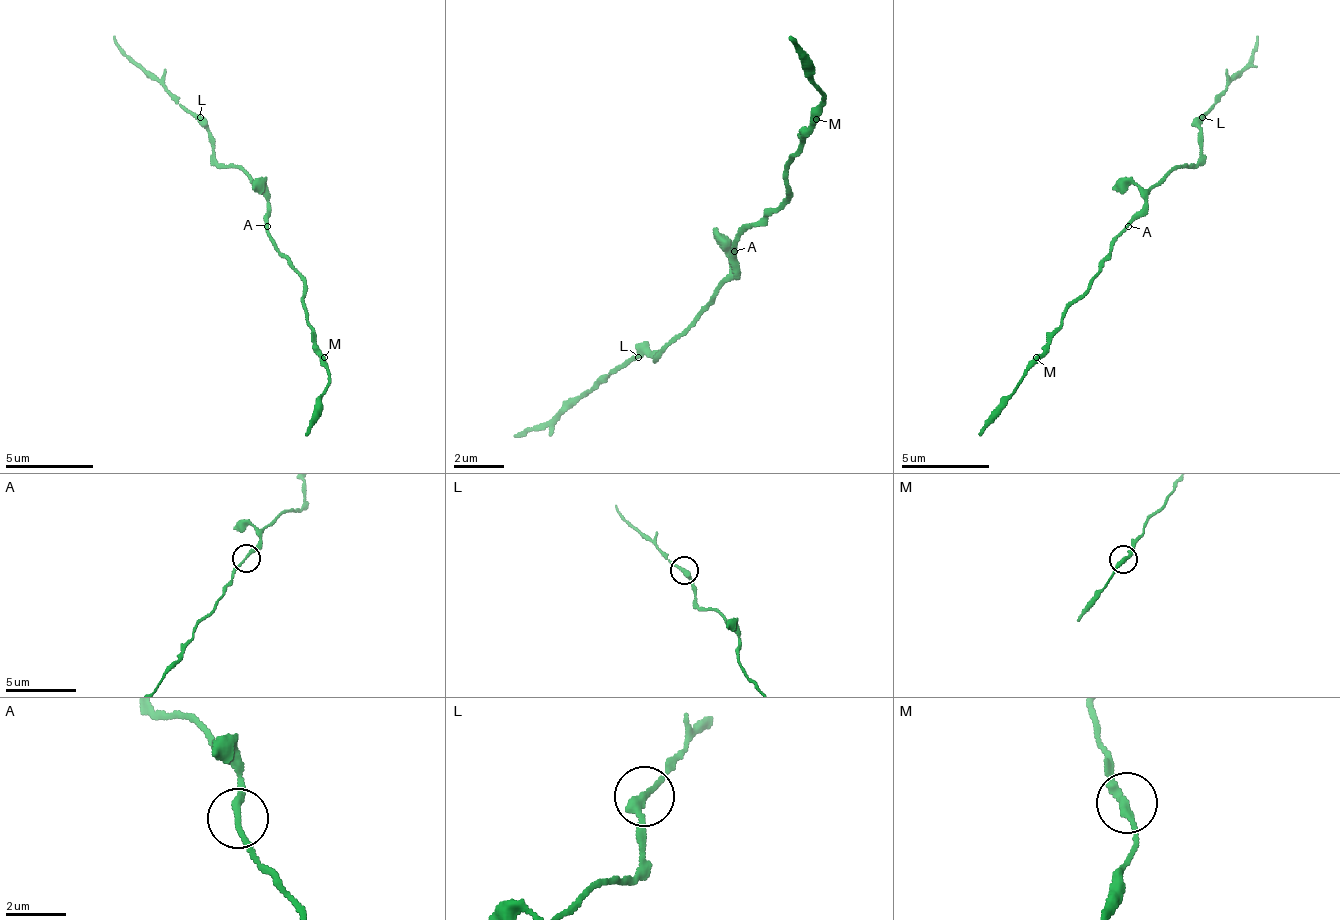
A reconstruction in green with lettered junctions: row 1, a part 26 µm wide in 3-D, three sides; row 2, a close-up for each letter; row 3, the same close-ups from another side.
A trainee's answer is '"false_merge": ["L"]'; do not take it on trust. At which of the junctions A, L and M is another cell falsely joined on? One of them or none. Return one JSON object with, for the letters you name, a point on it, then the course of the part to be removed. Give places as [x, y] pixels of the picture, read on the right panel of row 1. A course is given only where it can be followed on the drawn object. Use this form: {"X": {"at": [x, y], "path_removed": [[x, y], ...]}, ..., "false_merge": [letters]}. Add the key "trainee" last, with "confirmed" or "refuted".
{"false_merge": [], "trainee": "refuted"}

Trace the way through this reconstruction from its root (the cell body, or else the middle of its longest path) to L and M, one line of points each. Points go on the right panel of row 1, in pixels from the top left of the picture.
L: (1128, 221), (1155, 186), (1177, 168), (1190, 168), (1199, 160), (1199, 120), (1203, 116)
M: (1128, 221), (1102, 265), (1089, 278), (1089, 287), (1067, 309), (1063, 327), (1036, 357)

